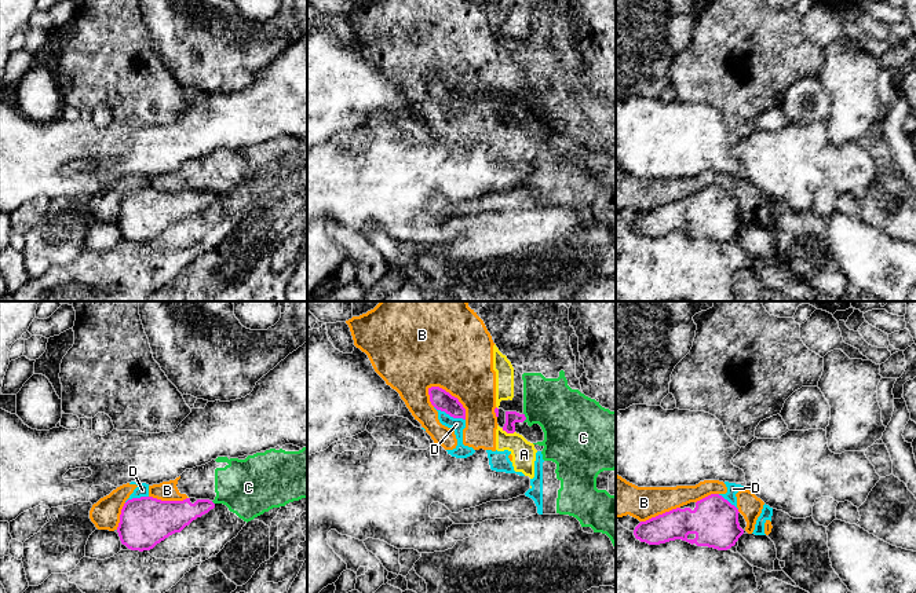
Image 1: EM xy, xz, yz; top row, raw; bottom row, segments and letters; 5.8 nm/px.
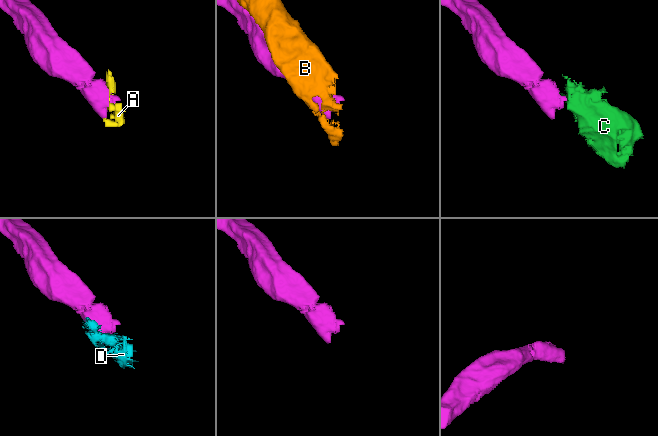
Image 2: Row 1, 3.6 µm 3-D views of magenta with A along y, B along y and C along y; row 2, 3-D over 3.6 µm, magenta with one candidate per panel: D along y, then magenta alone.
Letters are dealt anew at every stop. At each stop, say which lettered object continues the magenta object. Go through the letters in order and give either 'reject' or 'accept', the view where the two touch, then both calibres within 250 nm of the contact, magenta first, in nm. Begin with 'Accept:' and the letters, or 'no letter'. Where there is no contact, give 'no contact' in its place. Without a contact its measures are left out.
Accept: no letter
A: reject; contact in xz; calibres 80 and 140 nm
B: reject; contact in xz; calibres 120 and 440 nm
C: reject; contact in xz; calibres 80 and 320 nm
D: reject; contact in xz; calibres 120 and 80 nm

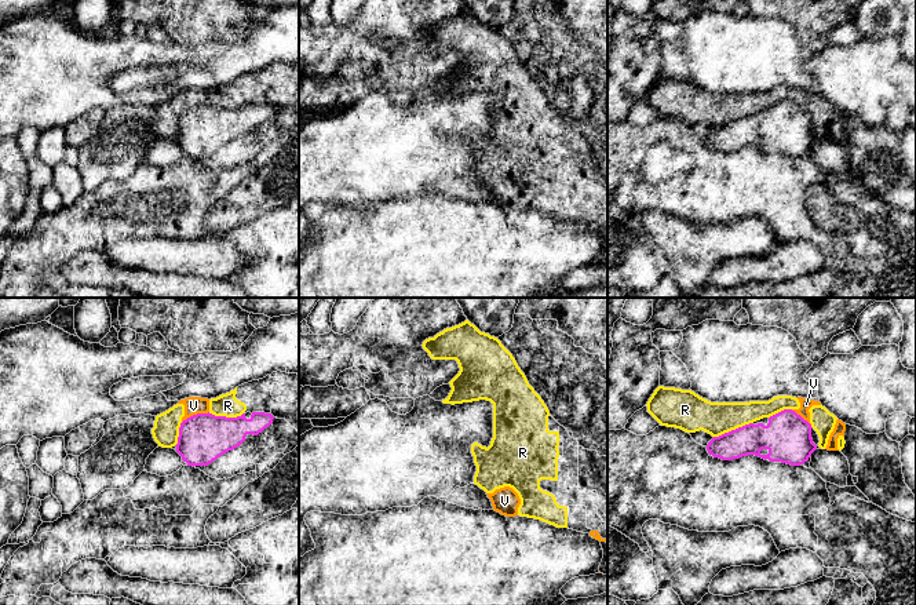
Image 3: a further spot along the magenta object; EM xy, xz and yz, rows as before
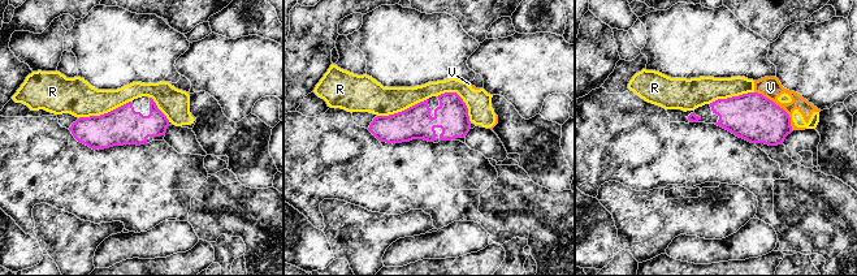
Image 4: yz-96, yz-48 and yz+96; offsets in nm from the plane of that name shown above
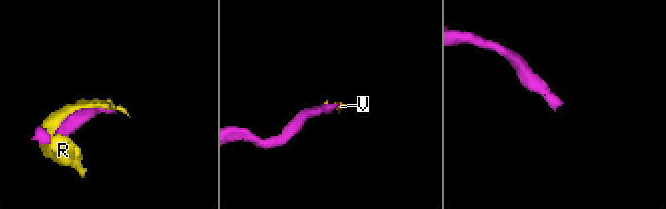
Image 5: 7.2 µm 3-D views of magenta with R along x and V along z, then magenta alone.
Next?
Accept: no letter
R: reject; contact in yz; calibres 180 and 200 nm
V: reject; contact in xy; calibres 280 and 110 nm

